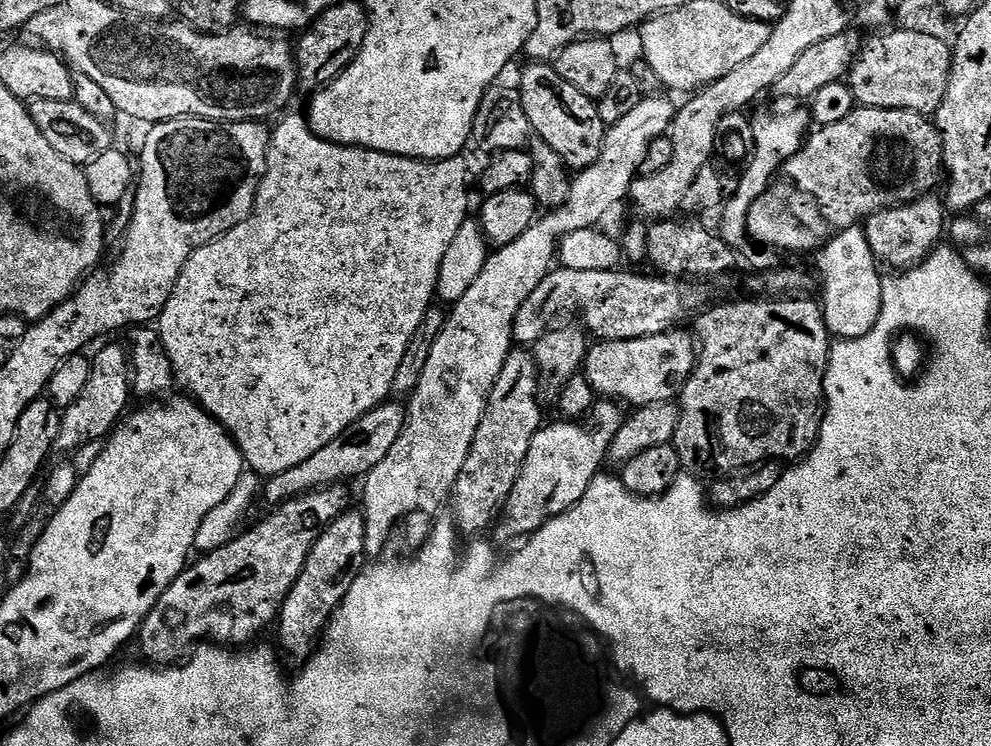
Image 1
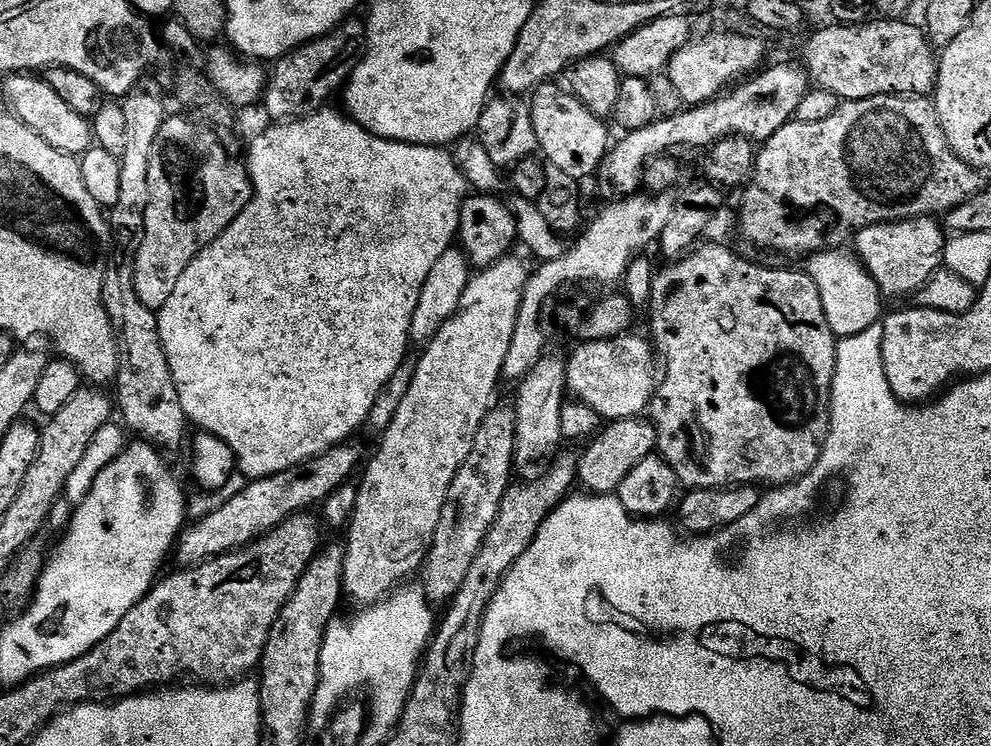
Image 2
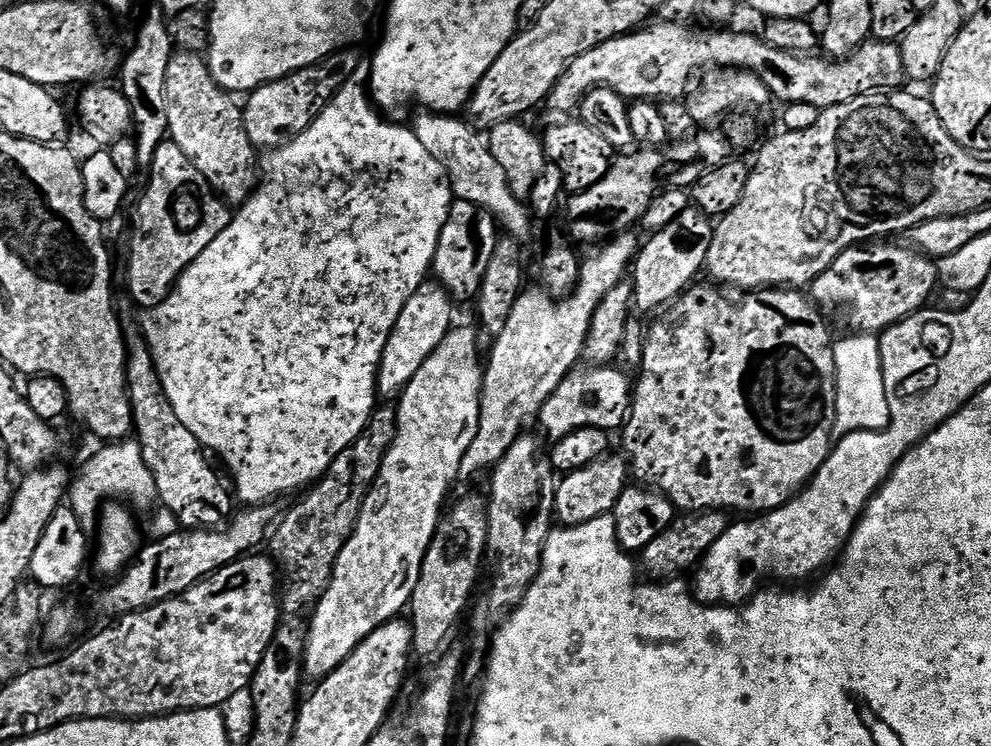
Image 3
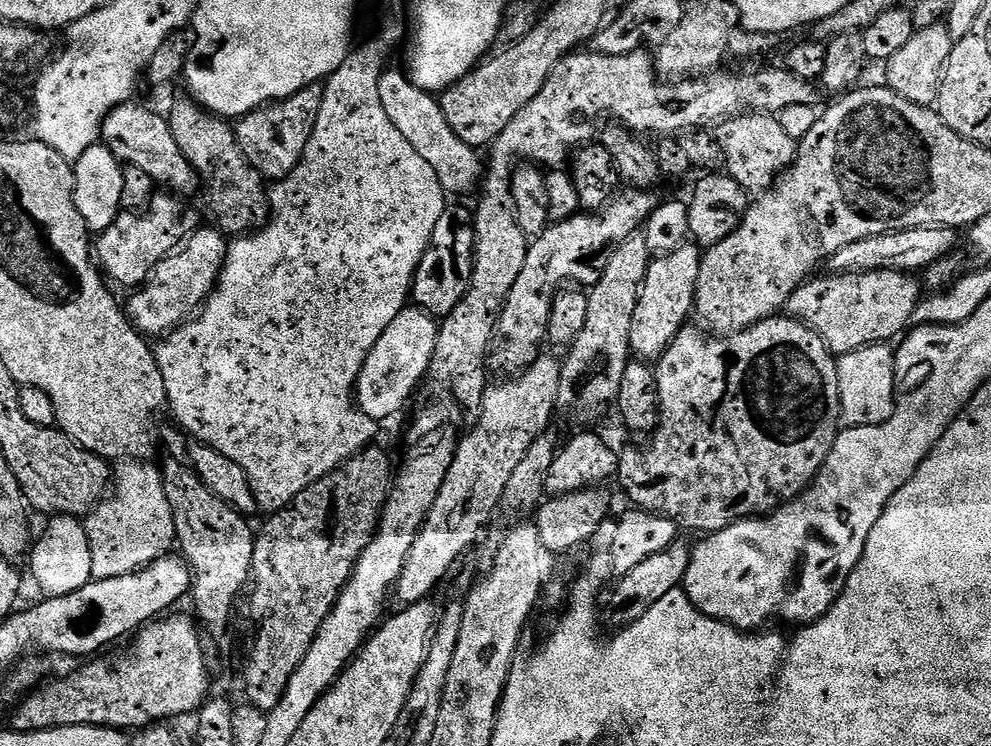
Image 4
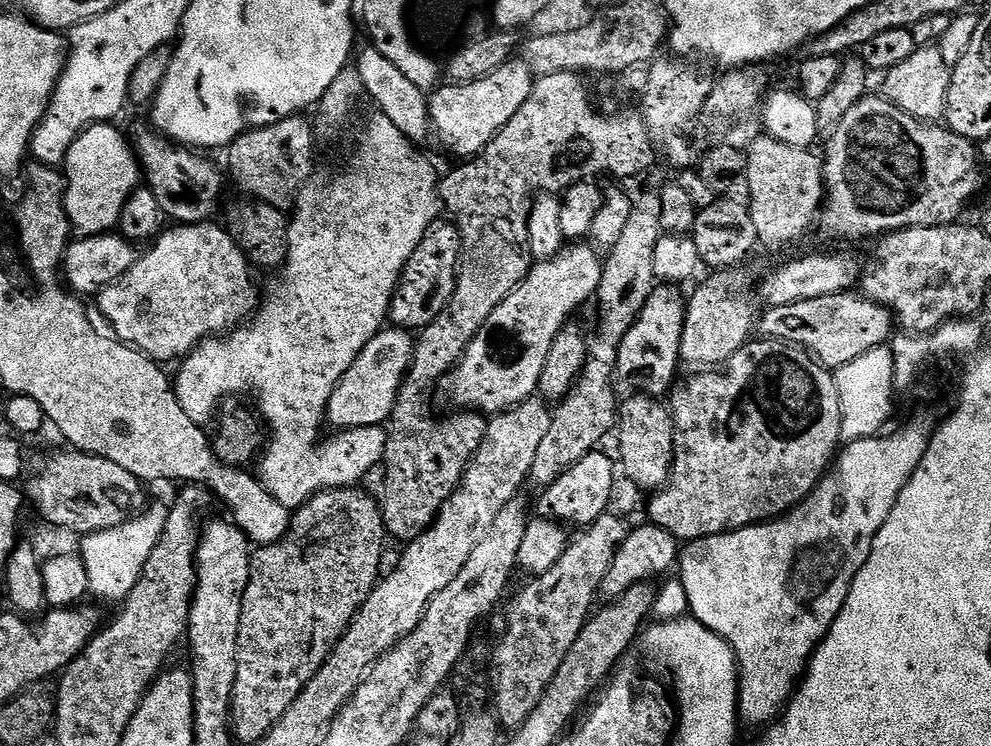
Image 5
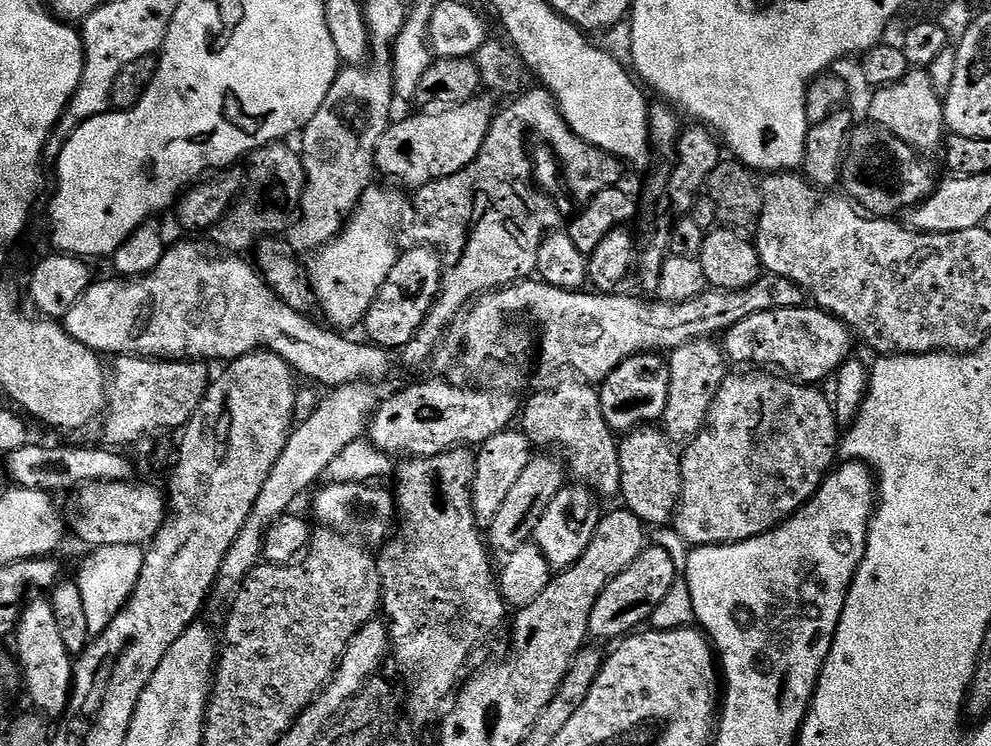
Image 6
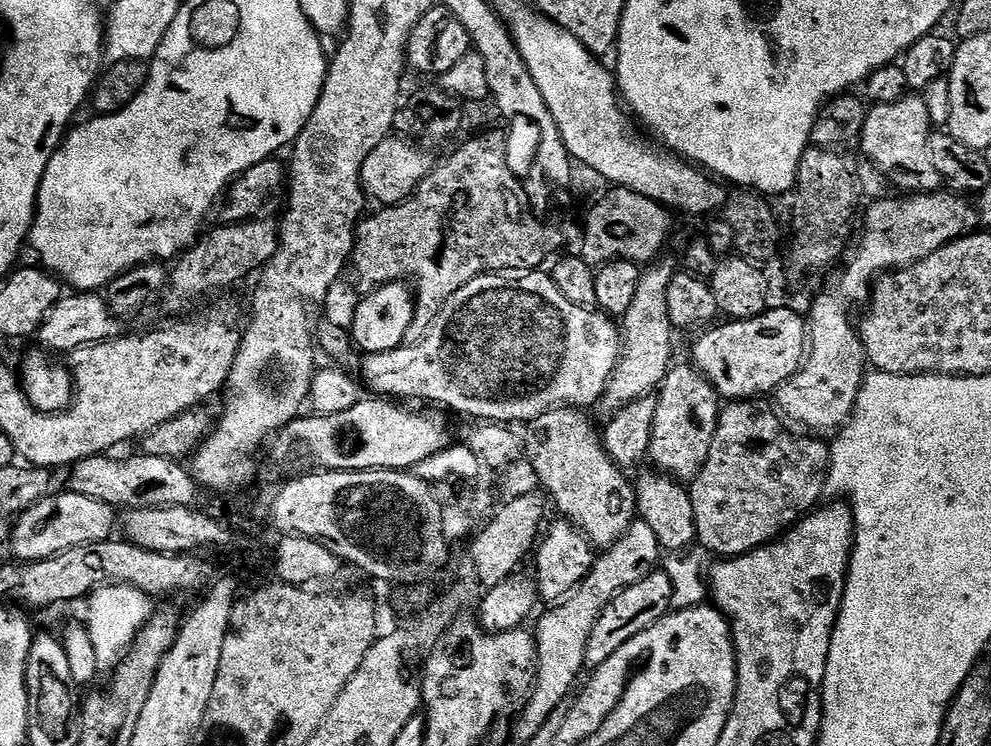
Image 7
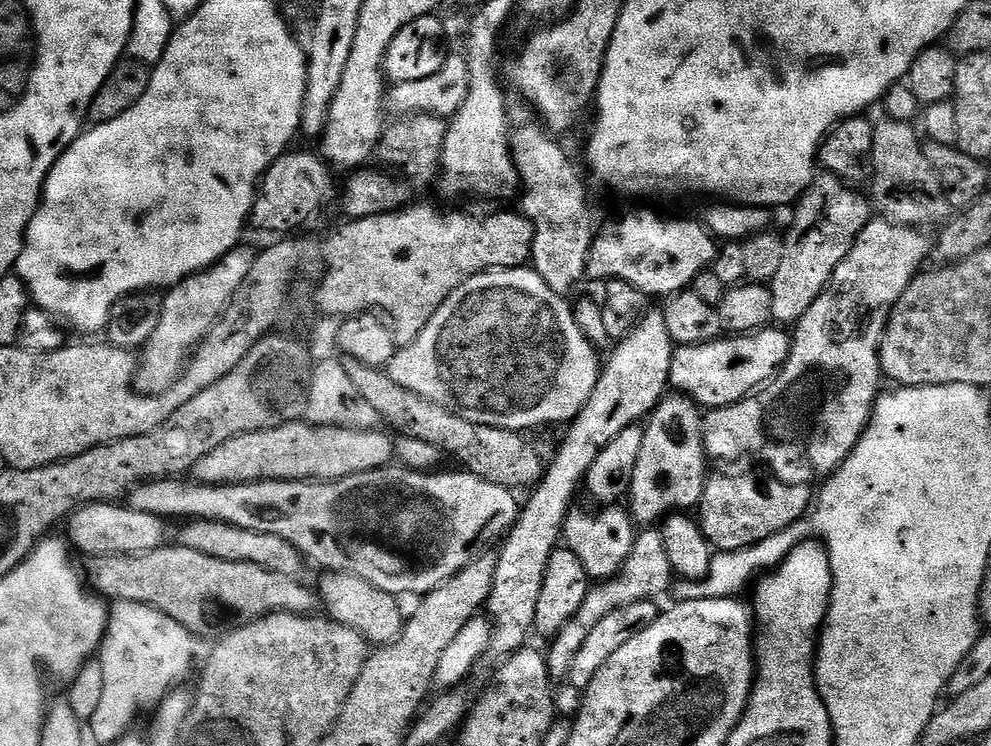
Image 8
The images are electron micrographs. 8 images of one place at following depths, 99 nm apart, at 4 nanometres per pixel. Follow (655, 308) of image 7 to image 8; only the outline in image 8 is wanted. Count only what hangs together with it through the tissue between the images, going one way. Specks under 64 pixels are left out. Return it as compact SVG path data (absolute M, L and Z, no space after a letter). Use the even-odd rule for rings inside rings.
M645 311L633 326L632 333L611 349L586 406L582 406L580 413L567 425L568 433L556 457L550 460L540 483L531 489L532 497L525 504L523 501L516 522L504 537L496 556L494 580L486 603L487 615L494 621L488 652L496 662L525 647L524 635L534 625L542 578L546 578L546 566L561 543L571 500L579 488L581 491L590 466L594 466L594 458L602 454L604 447L614 442L622 430L639 425L651 416L656 405L664 399L670 388L668 378L673 351L674 343L666 328L663 311Z

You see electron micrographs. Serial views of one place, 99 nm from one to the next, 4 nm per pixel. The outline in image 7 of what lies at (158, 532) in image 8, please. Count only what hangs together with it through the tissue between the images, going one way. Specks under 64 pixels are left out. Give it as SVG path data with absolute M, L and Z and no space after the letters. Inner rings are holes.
M64 490L55 496L49 494L37 504L24 509L12 526L10 552L20 562L45 560L54 554L62 554L62 550L70 550L70 546L93 544L113 539L116 528L117 509L104 500L87 497L86 494Z

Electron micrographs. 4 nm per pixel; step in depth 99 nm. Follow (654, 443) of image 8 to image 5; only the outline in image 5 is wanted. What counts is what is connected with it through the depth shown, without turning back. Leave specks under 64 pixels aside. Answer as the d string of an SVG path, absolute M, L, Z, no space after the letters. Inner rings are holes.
M716 270L705 284L696 288L693 296L686 300L684 329L680 359L683 367L692 370L716 370L727 365L731 356L738 354L749 343L758 324L758 312L752 309L754 284L740 270ZM749 335L749 336L748 336ZM720 364L720 365L719 365Z

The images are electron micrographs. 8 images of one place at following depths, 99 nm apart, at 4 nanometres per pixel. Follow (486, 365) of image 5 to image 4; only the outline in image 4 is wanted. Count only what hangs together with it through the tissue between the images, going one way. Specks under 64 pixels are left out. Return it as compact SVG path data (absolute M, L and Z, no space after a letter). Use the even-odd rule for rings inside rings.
M628 190L624 197L613 199L599 214L577 214L568 220L549 223L544 233L529 243L522 274L514 281L496 324L490 349L491 367L493 364L496 368L505 368L508 374L516 374L540 359L540 347L545 347L548 339L548 319L556 293L571 285L568 284L571 280L576 286L598 282L613 250L637 235L657 208L658 200L652 195L648 190Z

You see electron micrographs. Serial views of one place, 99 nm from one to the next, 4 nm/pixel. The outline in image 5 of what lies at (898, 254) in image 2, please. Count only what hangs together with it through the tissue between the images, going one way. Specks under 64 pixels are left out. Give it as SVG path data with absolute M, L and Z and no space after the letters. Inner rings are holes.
M852 290L824 298L810 298L810 302L768 308L765 313L765 316L763 313L759 317L758 328L764 331L761 333L767 339L796 344L811 352L829 370L846 366L846 362L854 362L854 358L858 358L858 354L866 354L866 350L887 345L894 332L892 313Z

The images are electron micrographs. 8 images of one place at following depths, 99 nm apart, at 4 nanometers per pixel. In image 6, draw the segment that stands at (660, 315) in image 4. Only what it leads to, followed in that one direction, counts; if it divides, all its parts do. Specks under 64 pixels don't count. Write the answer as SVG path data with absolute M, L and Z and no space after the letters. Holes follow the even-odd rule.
M652 350L638 352L621 362L599 385L598 391L602 414L613 432L627 434L633 428L651 425L663 417L668 405L670 370L667 359Z

